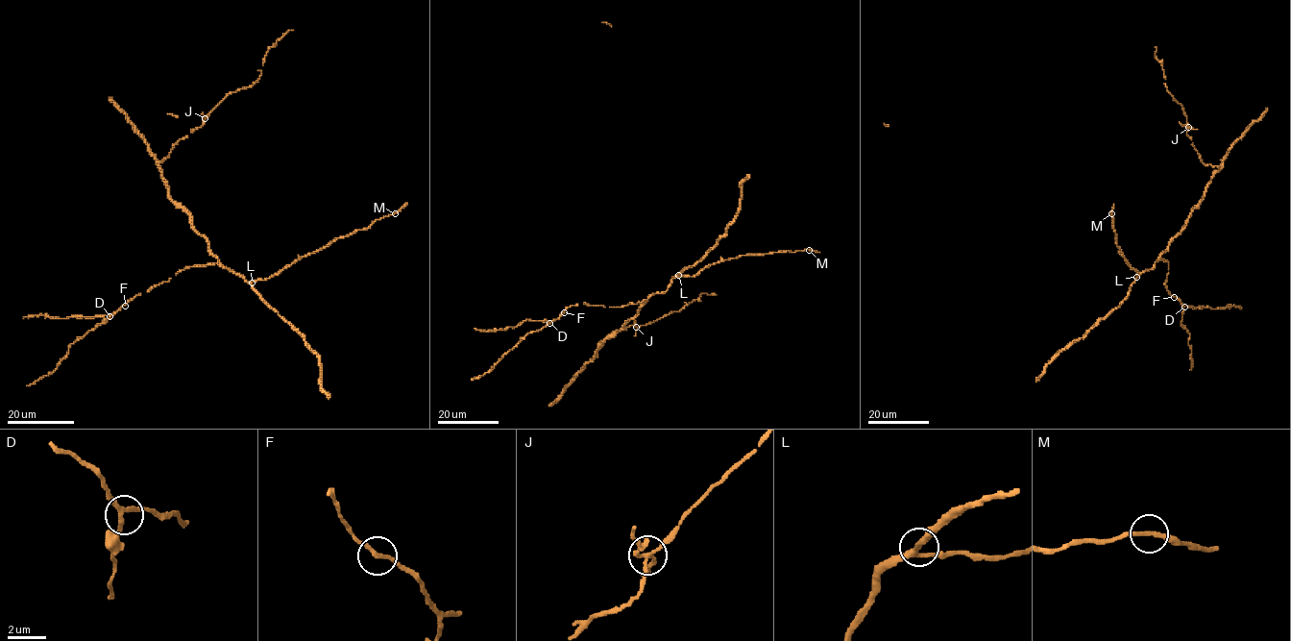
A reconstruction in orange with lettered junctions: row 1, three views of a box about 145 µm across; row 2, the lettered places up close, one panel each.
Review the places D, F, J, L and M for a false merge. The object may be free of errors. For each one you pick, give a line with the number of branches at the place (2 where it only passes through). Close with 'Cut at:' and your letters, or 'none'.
J: 4 branches meet
Cut at: J

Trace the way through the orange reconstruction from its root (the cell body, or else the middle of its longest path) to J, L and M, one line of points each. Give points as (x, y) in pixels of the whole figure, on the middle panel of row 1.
J: (667, 290), (653, 293), (634, 317), (601, 344), (594, 359), (597, 345), (612, 332), (636, 327)
L: (667, 290), (678, 275)
M: (667, 290), (674, 278), (694, 276), (722, 260), (743, 255), (809, 250)

